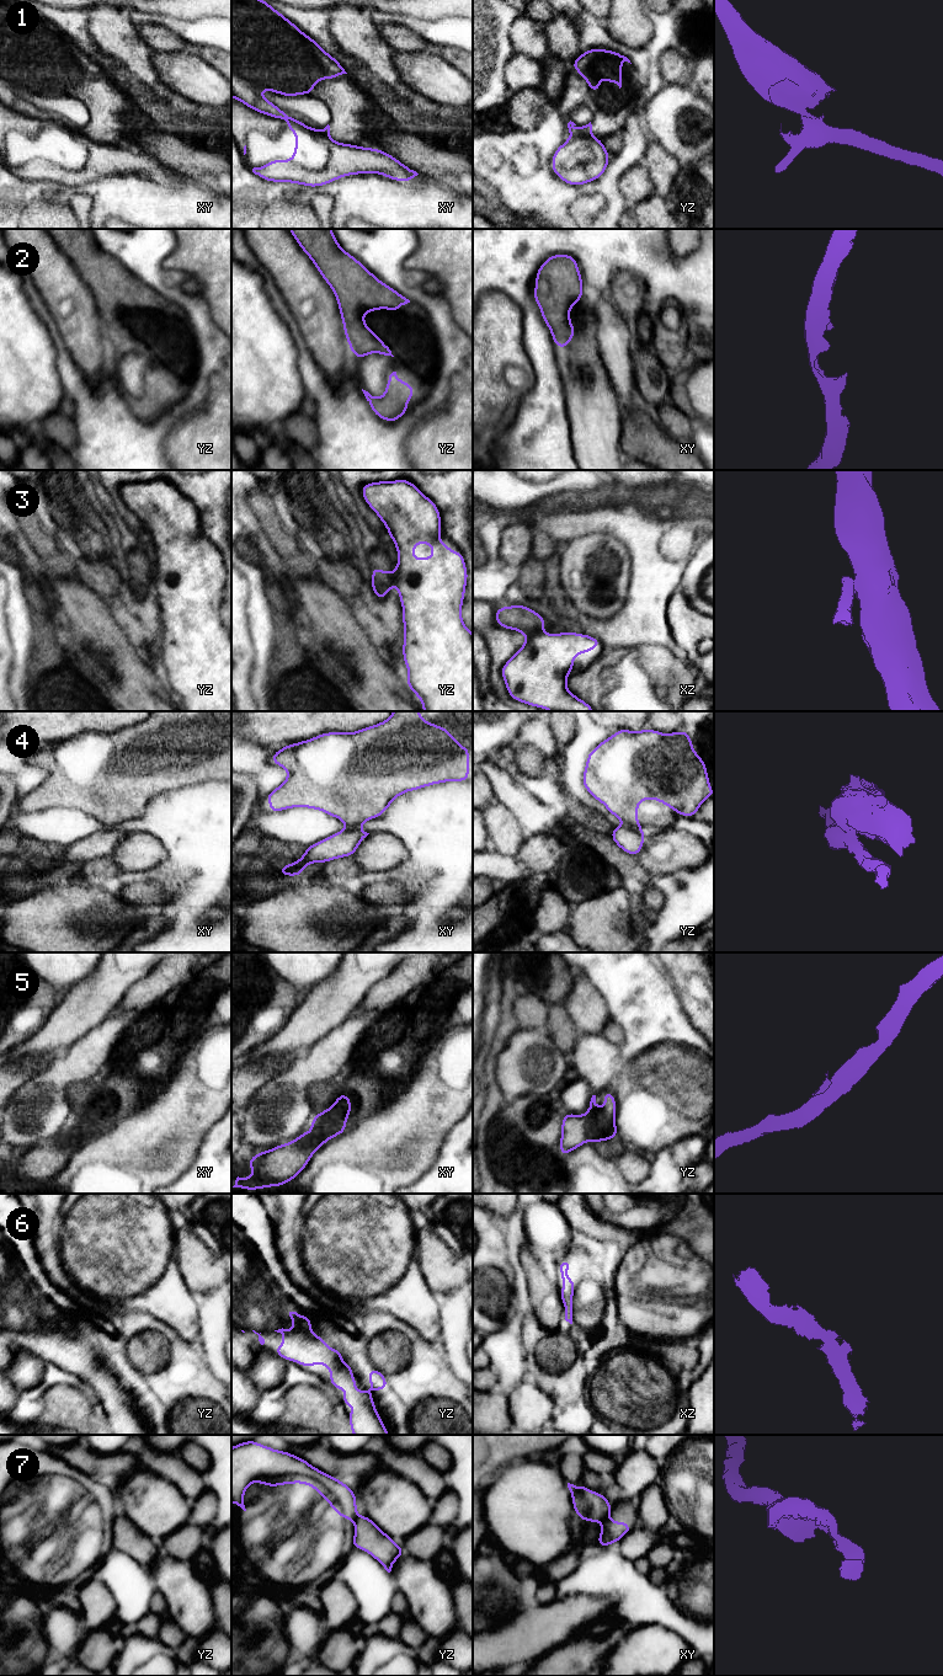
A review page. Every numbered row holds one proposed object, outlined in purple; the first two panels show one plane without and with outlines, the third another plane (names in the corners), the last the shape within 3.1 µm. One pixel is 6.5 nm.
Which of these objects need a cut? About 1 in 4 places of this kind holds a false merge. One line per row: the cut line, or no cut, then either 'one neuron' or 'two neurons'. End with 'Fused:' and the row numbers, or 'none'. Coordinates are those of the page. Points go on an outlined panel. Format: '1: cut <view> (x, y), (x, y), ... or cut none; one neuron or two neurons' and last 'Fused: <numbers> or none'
1: cut yz (570, 134), (591, 137); two neurons
2: cut none; one neuron
3: cut xz (538, 630), (528, 635); two neurons
4: cut yz (628, 825), (640, 830); two neurons
5: cut yz (584, 1116), (589, 1140); two neurons
6: cut none; one neuron
7: cut xy (607, 1516), (601, 1520); two neurons
Fused: 1, 3, 4, 5, 7

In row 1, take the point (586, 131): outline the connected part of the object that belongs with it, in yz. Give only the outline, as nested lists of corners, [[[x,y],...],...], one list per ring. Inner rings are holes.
[[[570,121],[568,123],[568,128],[569,128],[570,135],[580,134],[580,135],[585,135],[585,137],[592,137],[592,124],[591,124],[591,122],[586,126],[579,127],[574,122]]]

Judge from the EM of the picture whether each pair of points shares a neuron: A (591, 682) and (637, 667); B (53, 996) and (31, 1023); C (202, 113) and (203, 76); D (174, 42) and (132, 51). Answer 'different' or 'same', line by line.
A: same
B: same
C: different
D: different

